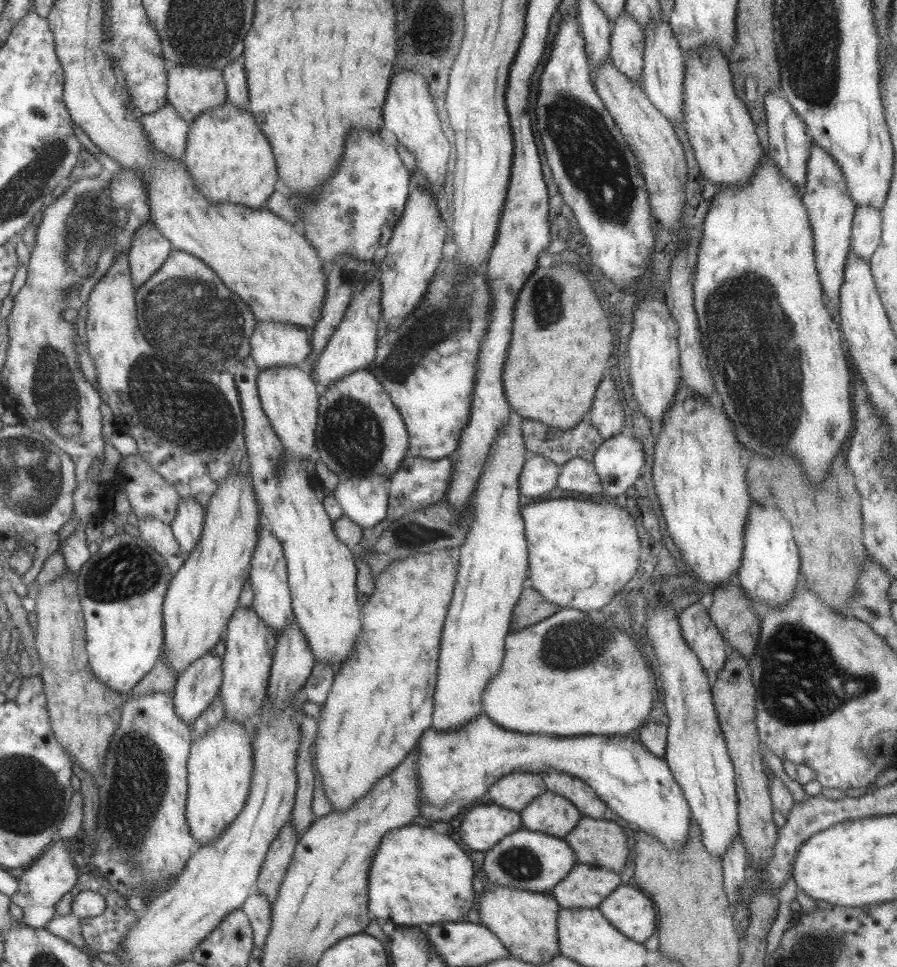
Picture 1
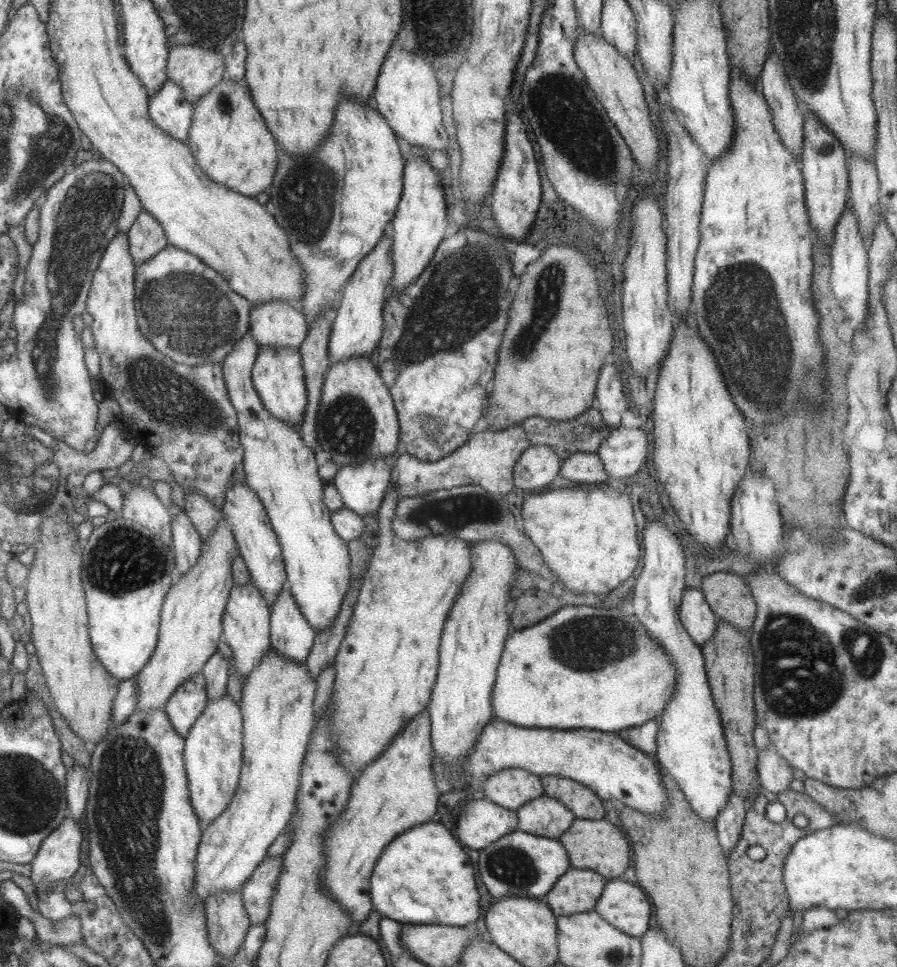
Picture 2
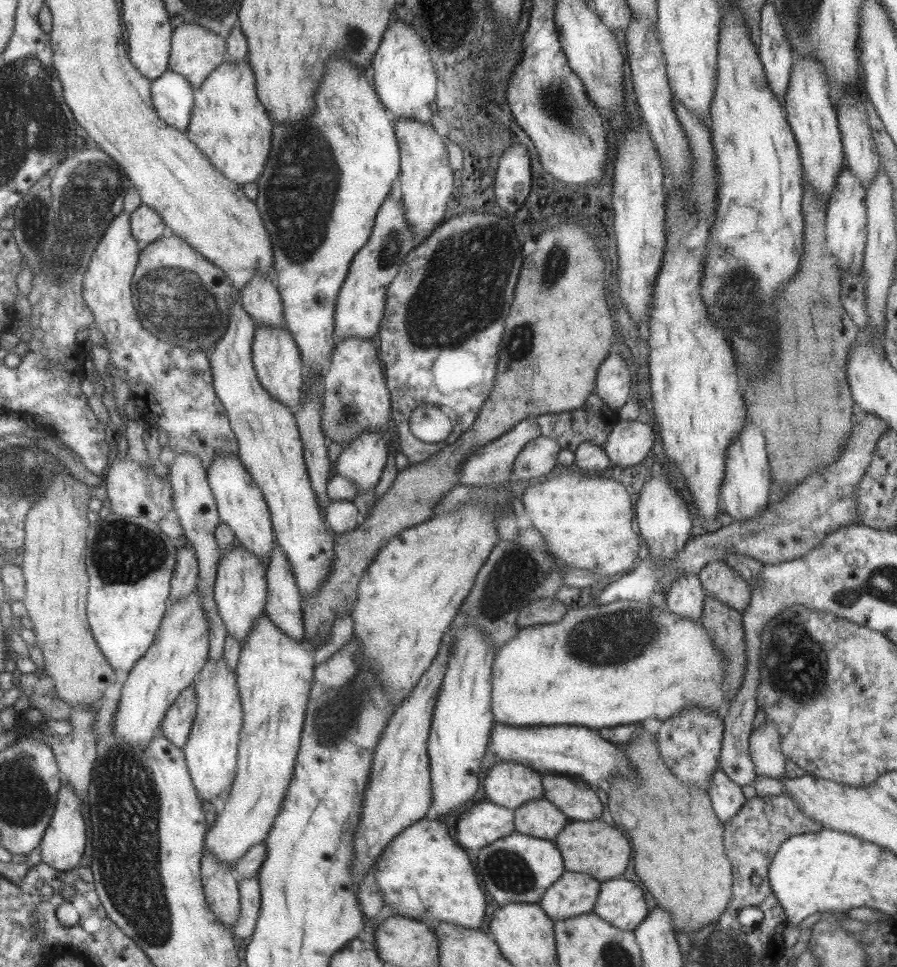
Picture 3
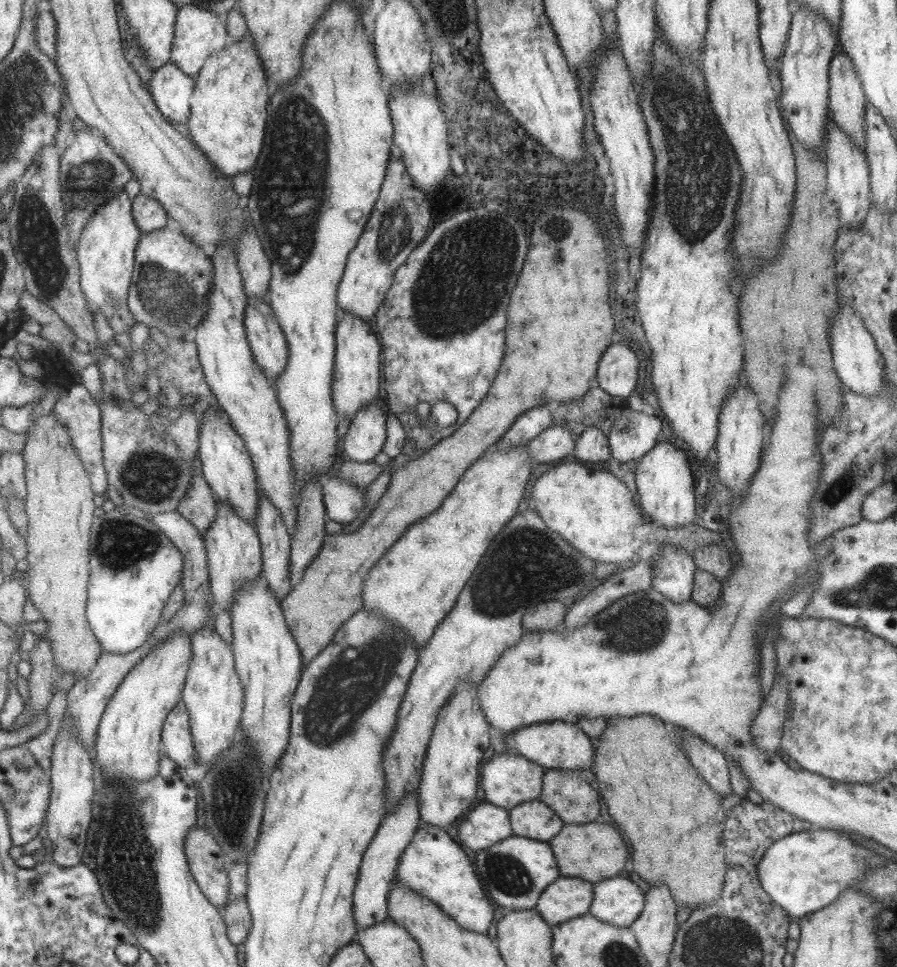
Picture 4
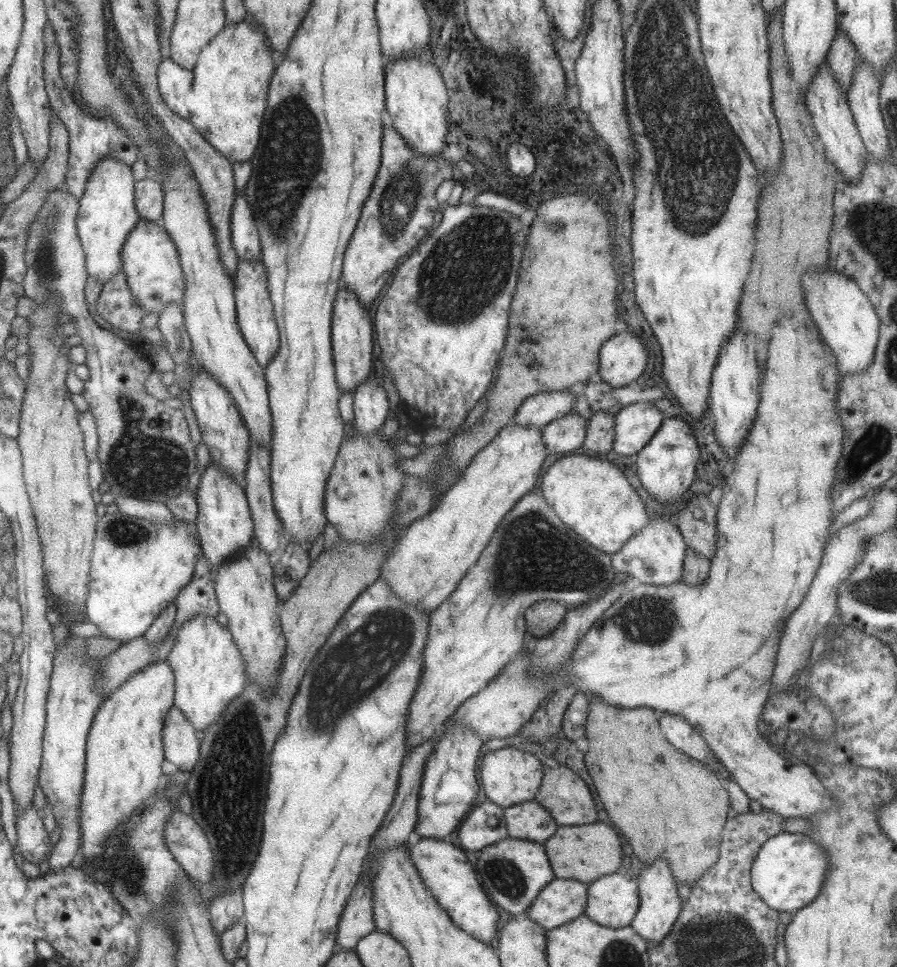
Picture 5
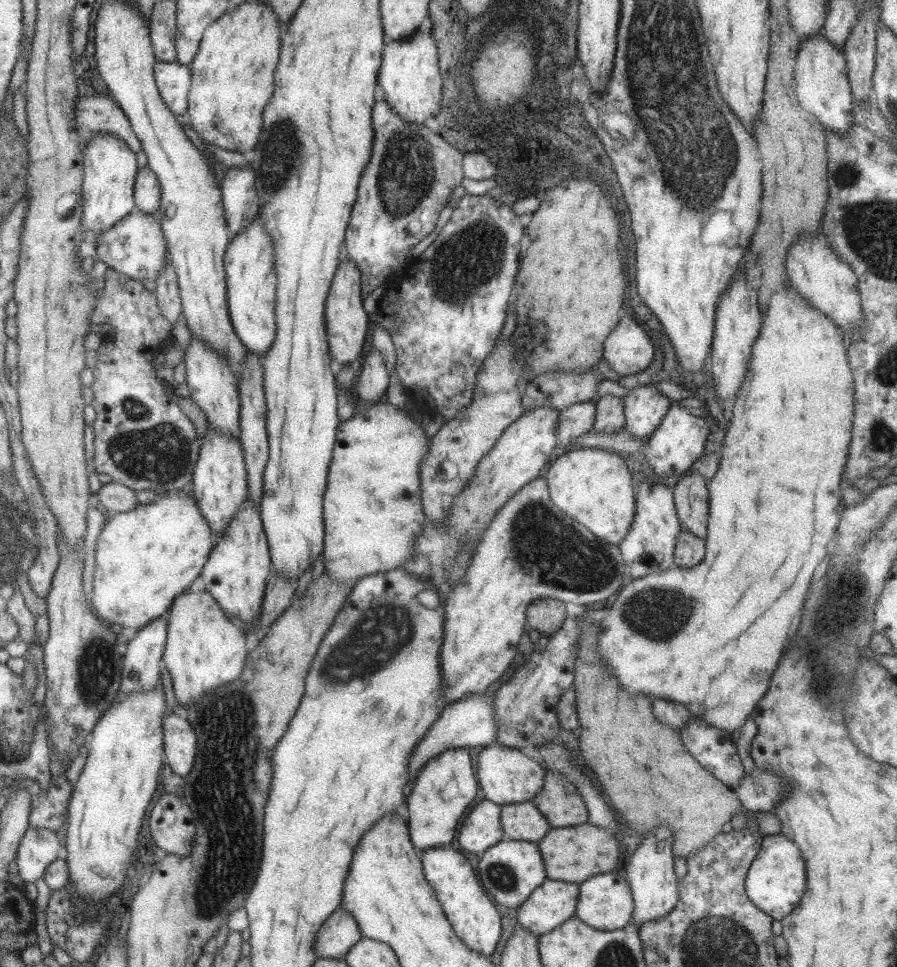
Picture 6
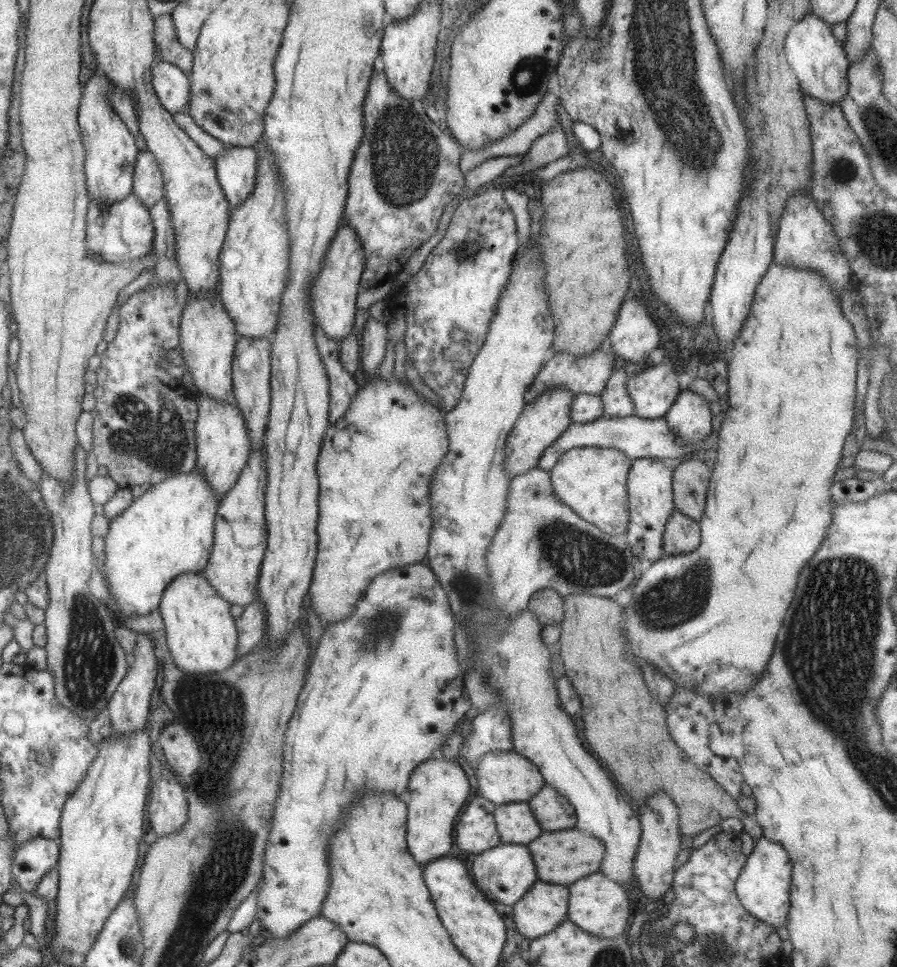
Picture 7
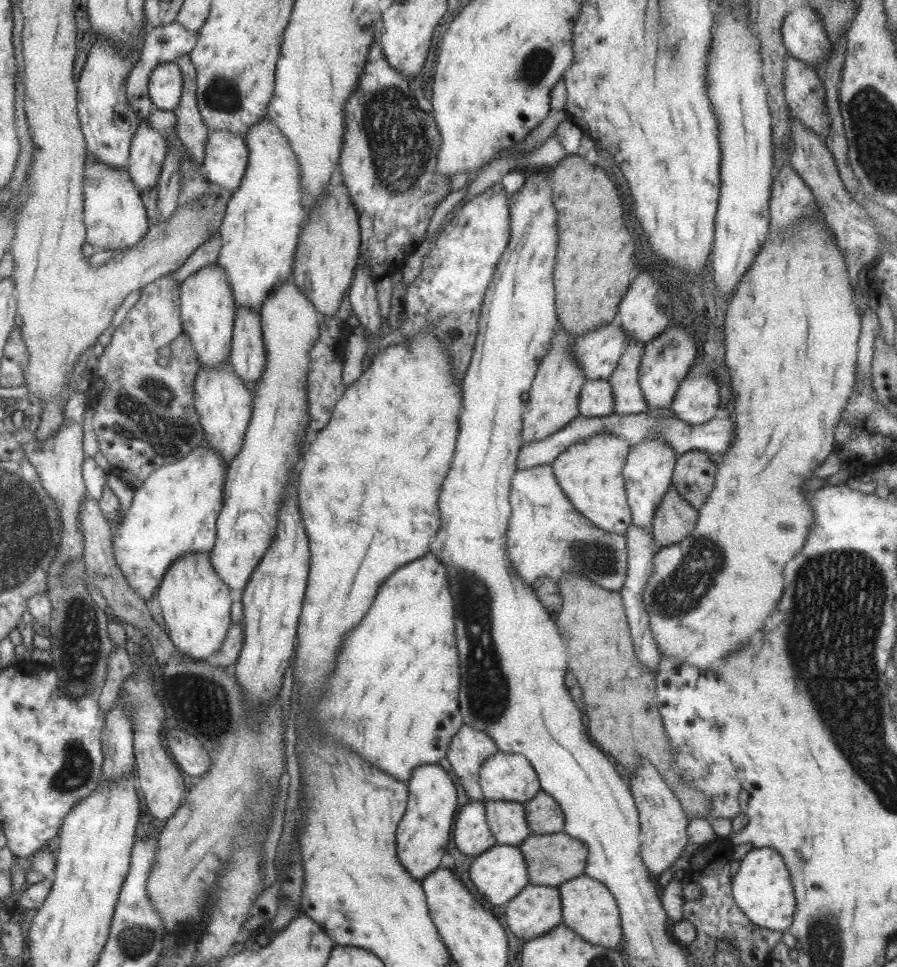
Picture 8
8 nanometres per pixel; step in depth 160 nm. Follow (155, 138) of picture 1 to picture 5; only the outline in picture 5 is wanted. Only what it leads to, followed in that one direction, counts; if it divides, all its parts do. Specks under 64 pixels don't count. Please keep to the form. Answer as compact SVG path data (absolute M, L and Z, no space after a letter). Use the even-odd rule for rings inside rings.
M170 59L160 61L156 70L158 93L169 110L184 120L189 120L190 114L184 100L192 82L191 70L179 67Z

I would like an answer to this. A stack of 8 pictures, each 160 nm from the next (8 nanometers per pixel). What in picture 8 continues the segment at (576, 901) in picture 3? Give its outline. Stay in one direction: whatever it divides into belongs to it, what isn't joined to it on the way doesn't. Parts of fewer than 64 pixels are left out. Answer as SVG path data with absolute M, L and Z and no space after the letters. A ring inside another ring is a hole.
M527 883L504 906L507 928L523 941L548 933L562 923L561 901L557 887Z

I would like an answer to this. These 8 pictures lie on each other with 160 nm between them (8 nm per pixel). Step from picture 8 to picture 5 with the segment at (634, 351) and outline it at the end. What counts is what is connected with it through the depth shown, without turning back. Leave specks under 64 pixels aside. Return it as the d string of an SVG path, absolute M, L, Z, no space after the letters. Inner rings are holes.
M597 411L587 420L586 435L582 445L587 448L587 454L606 454L614 444L614 415L605 411Z

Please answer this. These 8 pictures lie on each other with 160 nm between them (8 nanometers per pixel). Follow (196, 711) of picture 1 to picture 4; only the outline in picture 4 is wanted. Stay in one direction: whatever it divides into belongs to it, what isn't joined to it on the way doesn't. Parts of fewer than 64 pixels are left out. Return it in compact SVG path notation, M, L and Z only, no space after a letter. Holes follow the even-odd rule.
M179 701L169 712L162 724L161 743L165 756L181 768L200 768L193 750L193 737L189 730L189 715L183 701Z

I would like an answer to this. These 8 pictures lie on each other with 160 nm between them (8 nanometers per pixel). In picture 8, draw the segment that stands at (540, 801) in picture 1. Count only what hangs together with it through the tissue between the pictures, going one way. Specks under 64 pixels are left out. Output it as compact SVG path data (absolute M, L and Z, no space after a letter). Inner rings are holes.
M486 799L484 811L487 826L496 844L518 846L526 836L531 835L522 803Z

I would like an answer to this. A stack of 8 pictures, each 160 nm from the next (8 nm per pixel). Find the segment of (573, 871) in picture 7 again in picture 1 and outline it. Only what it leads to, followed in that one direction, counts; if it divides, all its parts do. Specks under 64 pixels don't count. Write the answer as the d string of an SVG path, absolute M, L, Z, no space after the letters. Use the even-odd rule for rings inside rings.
M581 816L562 839L571 847L577 863L603 866L621 872L629 856L625 834L619 825L607 819Z

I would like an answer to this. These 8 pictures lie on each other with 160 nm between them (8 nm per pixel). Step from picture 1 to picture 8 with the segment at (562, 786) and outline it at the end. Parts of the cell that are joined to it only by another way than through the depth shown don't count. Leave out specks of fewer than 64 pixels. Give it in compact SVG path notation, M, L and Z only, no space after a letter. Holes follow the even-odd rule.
M539 791L531 800L522 802L525 822L531 835L561 832L564 818L552 796Z

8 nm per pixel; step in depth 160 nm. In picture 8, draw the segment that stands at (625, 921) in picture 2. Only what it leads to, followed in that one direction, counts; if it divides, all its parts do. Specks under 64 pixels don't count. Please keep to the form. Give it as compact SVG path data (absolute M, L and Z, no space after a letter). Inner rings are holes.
M581 874L562 882L557 890L561 901L562 923L567 928L594 946L609 949L620 947L622 932L617 903L602 882Z

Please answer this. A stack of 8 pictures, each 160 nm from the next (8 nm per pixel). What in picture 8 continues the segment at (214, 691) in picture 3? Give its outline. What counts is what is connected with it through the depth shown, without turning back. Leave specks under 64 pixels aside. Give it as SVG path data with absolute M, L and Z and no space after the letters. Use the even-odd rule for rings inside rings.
M210 553L179 555L163 573L156 598L164 628L175 648L185 656L207 662L221 646L231 624L229 589L210 563Z

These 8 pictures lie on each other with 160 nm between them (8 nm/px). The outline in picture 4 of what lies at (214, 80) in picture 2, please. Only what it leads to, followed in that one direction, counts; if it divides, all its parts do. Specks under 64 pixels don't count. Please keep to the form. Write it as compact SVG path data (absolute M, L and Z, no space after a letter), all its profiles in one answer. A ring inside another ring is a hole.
M181 6L176 10L174 37L168 63L195 78L207 56L225 48L230 43L225 25L220 18L199 6Z

